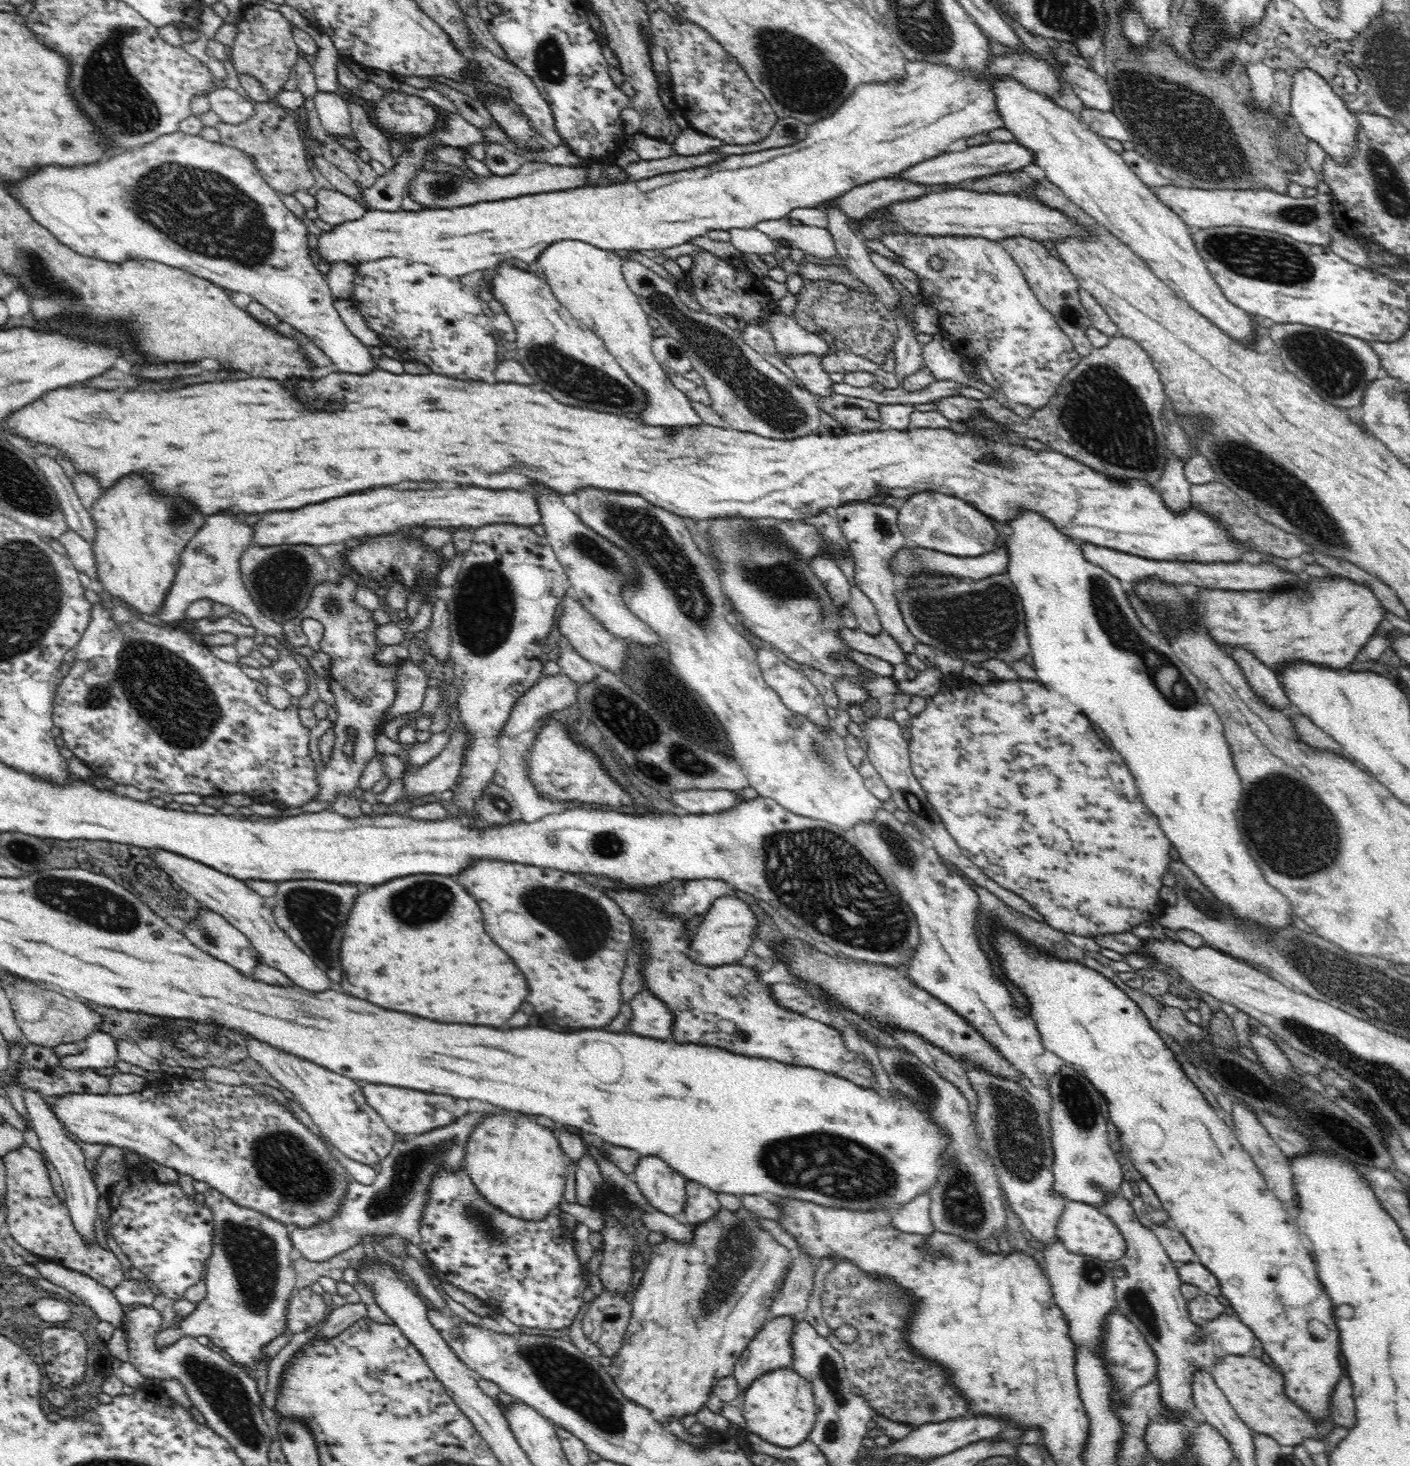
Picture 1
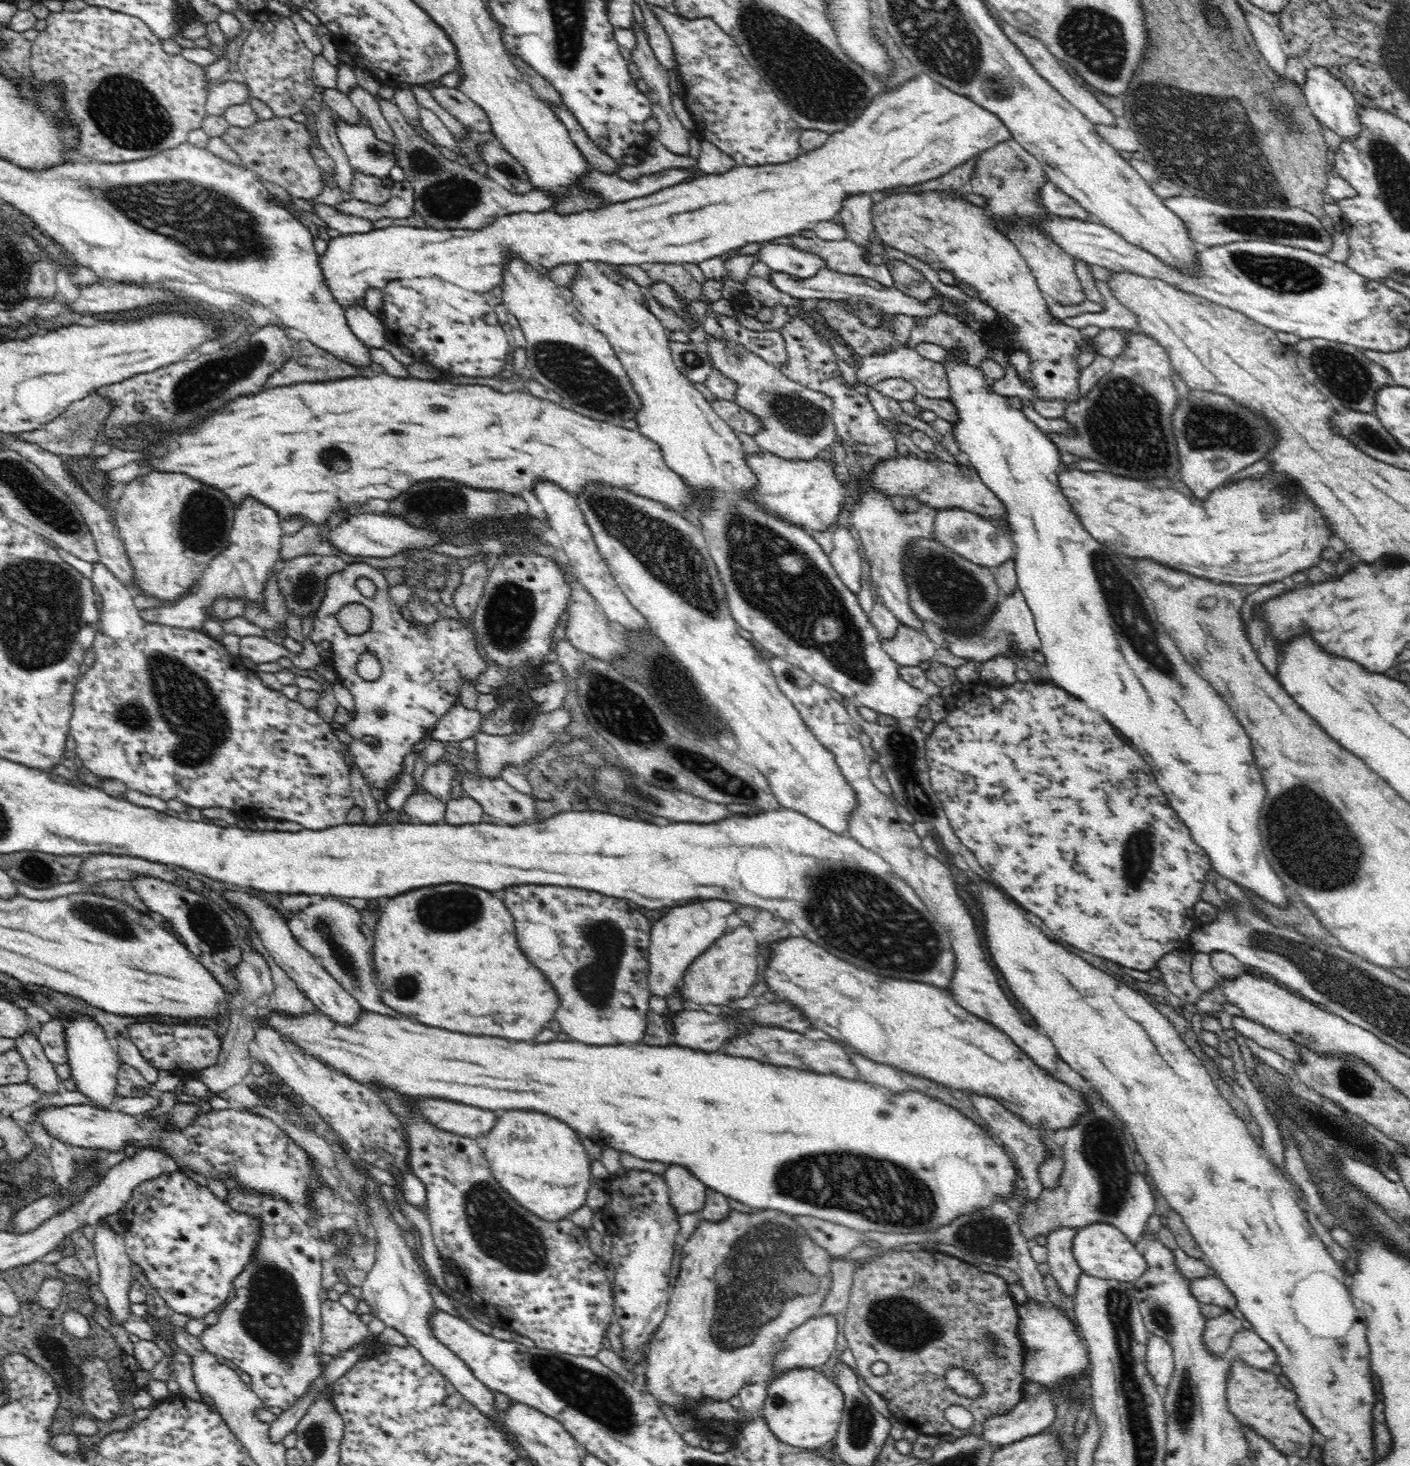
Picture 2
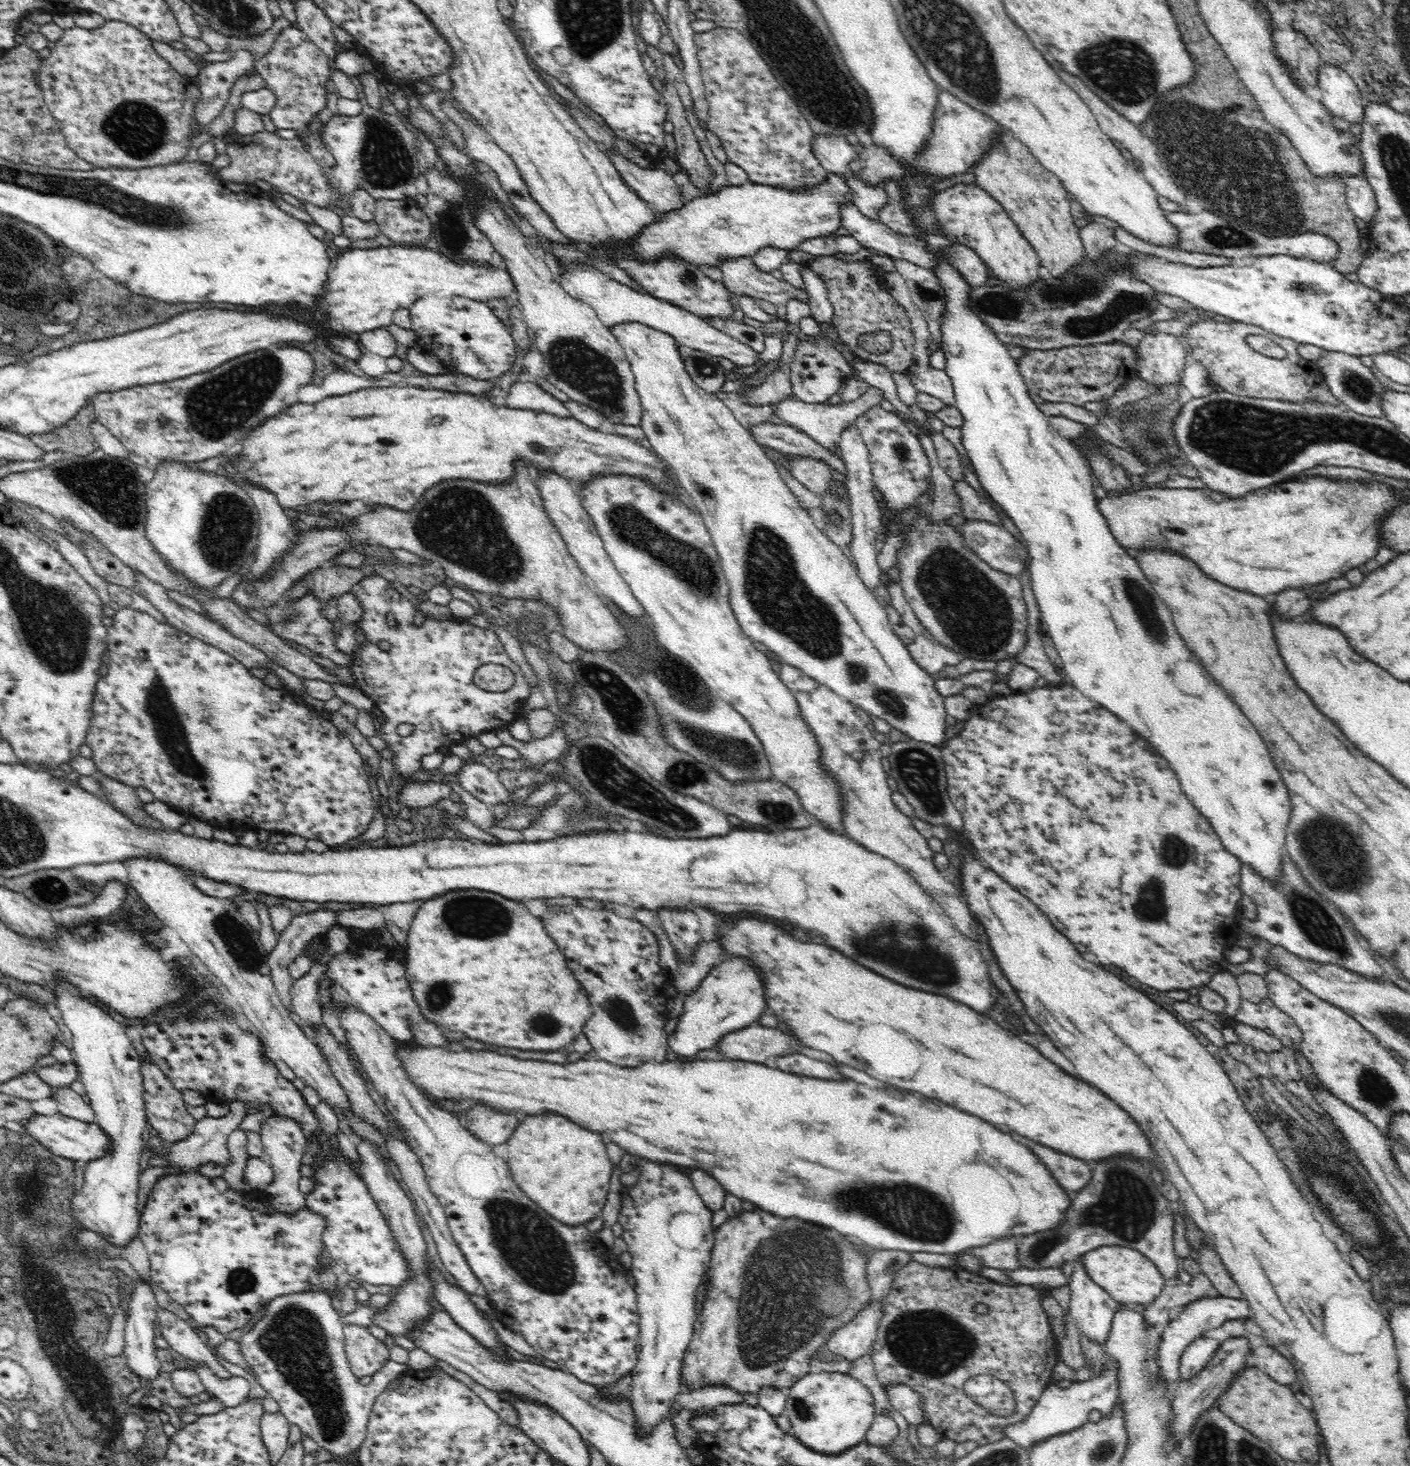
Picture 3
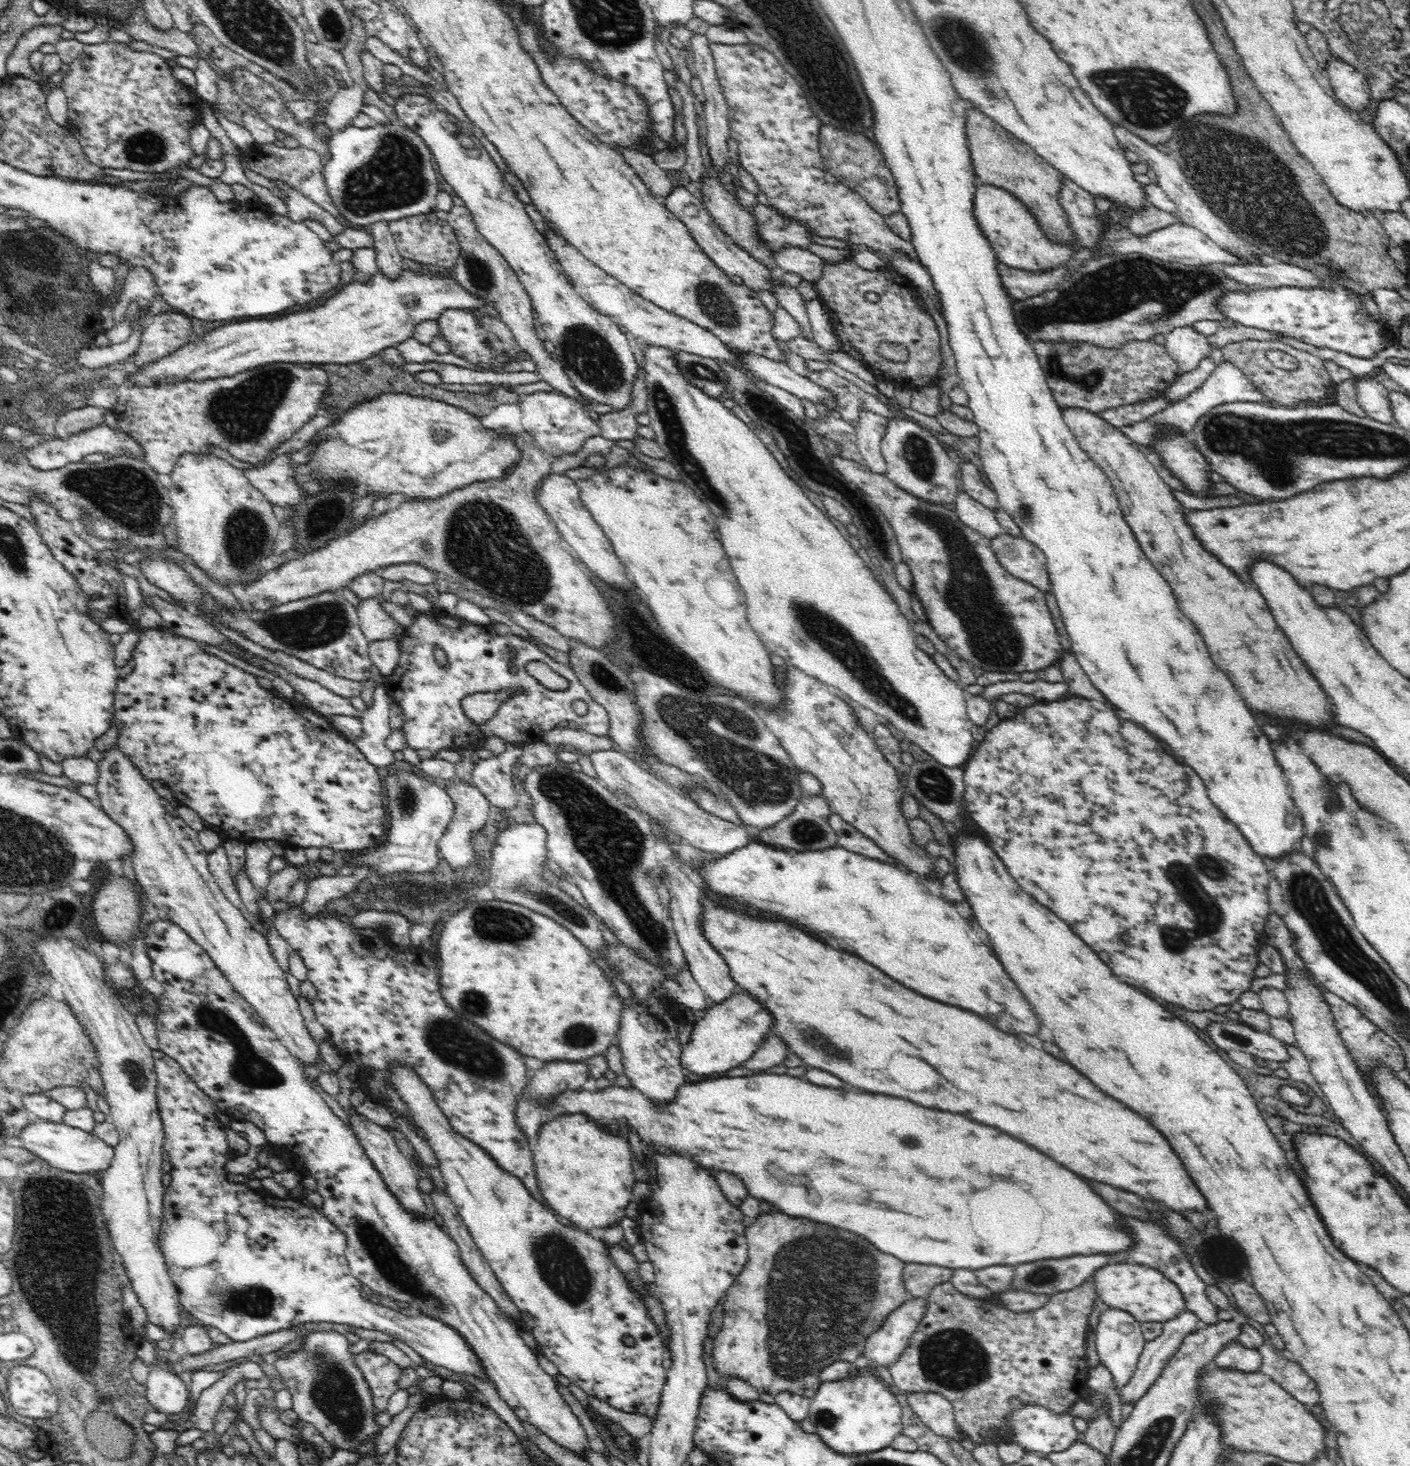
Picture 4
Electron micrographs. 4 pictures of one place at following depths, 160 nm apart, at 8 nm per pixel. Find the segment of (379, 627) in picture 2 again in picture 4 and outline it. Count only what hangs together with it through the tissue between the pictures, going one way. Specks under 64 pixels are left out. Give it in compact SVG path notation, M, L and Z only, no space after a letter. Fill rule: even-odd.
M422 613L412 627L405 629L405 634L399 642L400 666L392 676L387 678L393 683L390 689L393 700L404 709L407 722L403 726L403 731L411 748L430 750L434 753L448 749L458 750L488 740L492 734L502 736L508 743L524 742L527 745L540 741L544 734L555 728L570 726L570 722L576 722L580 715L574 711L572 704L576 700L586 702L586 700L593 699L571 666L558 663L538 649L530 640L516 635L501 636L496 633L494 626L473 625L460 616L441 617L437 614L429 616ZM529 662L546 662L552 670L555 670L562 678L566 678L570 686L567 689L547 688L528 673L526 665ZM477 692L506 693L507 699L504 700L499 713L495 716L493 726L478 729L464 715L462 700Z

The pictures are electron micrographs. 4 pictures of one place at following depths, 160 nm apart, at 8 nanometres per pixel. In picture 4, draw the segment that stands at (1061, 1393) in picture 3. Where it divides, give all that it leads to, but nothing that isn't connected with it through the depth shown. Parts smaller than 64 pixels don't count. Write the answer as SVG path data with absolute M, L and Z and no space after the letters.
M1190 1311L1184 1312L1182 1316L1171 1321L1163 1324L1162 1336L1152 1342L1145 1342L1138 1370L1135 1371L1131 1383L1121 1394L1122 1402L1137 1401L1143 1397L1158 1380L1161 1372L1168 1366L1168 1362L1174 1358L1173 1354L1180 1348L1183 1338L1206 1326Z

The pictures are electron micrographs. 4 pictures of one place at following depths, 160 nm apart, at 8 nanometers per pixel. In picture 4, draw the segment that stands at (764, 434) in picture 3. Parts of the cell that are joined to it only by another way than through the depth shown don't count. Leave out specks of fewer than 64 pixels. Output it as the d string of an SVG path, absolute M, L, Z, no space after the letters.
M832 455L831 461L834 463L834 466L838 467L840 475L843 475L846 477L846 480L860 487L860 490L864 491L868 496L873 497L876 506L885 514L887 521L894 529L895 538L902 549L905 564L909 566L910 572L913 573L914 589L912 592L919 600L920 613L927 624L932 626L934 632L944 640L948 648L952 648L952 650L958 652L958 654L960 654L972 667L978 666L978 668L982 668L982 670L988 672L1018 672L1021 674L1026 671L1041 671L1046 667L1059 664L1065 650L1061 646L1060 632L1057 631L1057 624L1054 624L1054 617L1050 615L1049 607L1045 606L1045 603L1048 602L1046 594L1040 589L1037 589L1033 584L1012 576L1002 564L999 563L999 560L995 556L994 549L991 543L988 542L986 536L976 532L976 530L970 528L967 524L964 524L964 522L960 520L960 517L952 511L952 509L946 508L944 504L928 502L919 499L917 496L911 495L909 492L903 491L902 488L891 483L885 474L873 472L869 470L868 466L847 459L846 457L838 458Z

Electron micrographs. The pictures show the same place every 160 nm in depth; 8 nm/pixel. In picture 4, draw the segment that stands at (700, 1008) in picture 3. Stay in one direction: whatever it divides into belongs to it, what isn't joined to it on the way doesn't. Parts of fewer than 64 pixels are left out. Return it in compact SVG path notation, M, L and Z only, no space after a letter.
M738 990L737 995L725 1003L712 1003L705 1012L693 1019L694 1032L689 1042L682 1044L682 1066L695 1076L726 1076L734 1068L740 1068L756 1053L771 1030L773 1018L762 1004L750 995Z

